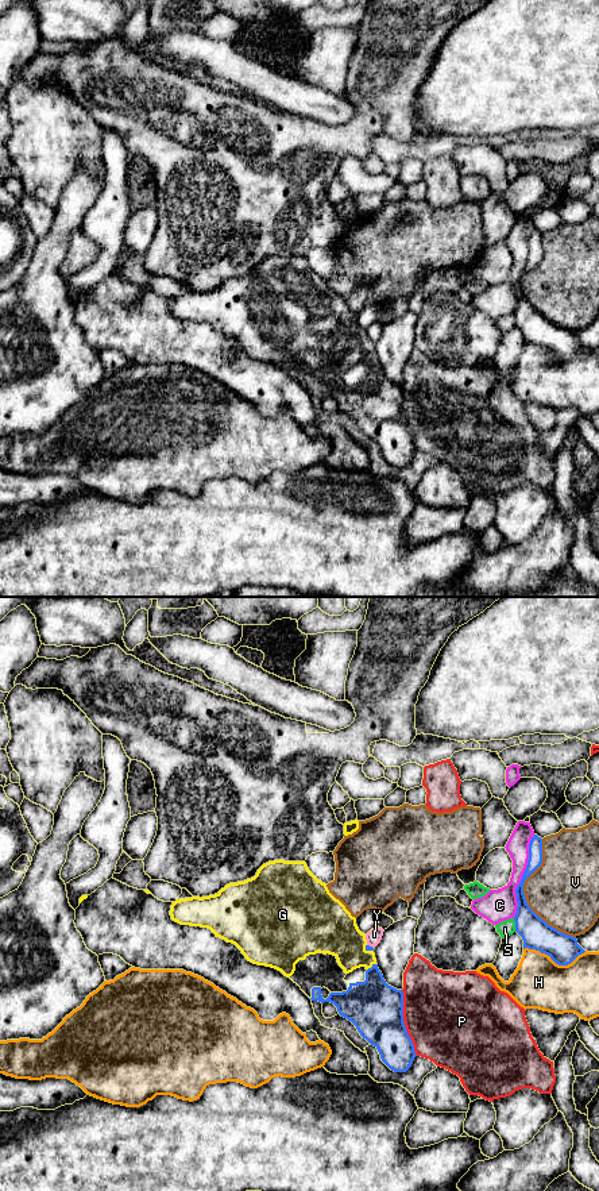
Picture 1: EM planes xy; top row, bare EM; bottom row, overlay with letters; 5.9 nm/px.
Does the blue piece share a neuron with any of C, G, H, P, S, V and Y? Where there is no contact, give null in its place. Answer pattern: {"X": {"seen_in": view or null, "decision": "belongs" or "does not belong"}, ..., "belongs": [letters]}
{"C": {"seen_in": "xy", "decision": "does not belong"}, "G": {"seen_in": "xy", "decision": "belongs"}, "H": {"seen_in": "xy", "decision": "does not belong"}, "P": {"seen_in": "xy", "decision": "does not belong"}, "S": {"seen_in": "xy", "decision": "does not belong"}, "V": {"seen_in": "xy", "decision": "does not belong"}, "Y": {"seen_in": "xy", "decision": "does not belong"}, "belongs": ["G"]}

